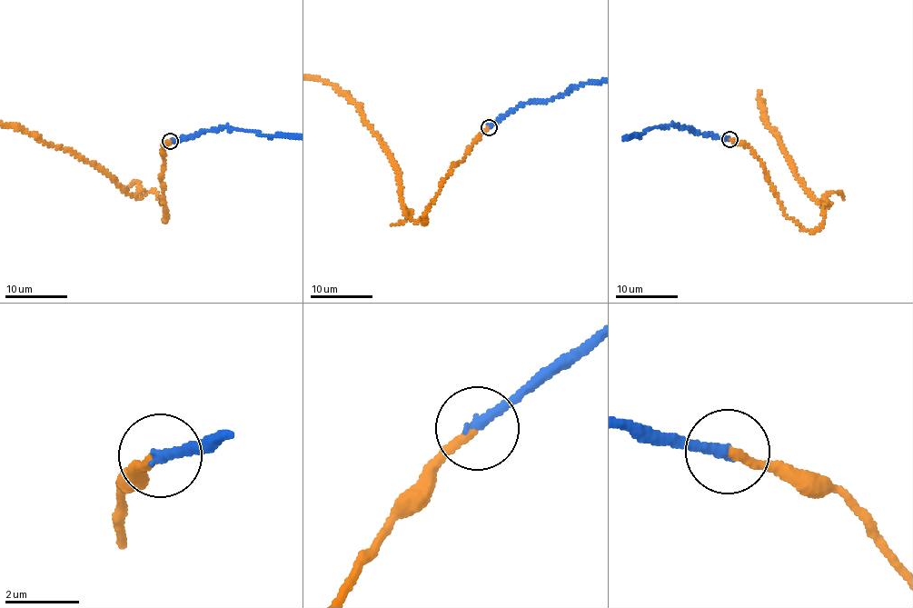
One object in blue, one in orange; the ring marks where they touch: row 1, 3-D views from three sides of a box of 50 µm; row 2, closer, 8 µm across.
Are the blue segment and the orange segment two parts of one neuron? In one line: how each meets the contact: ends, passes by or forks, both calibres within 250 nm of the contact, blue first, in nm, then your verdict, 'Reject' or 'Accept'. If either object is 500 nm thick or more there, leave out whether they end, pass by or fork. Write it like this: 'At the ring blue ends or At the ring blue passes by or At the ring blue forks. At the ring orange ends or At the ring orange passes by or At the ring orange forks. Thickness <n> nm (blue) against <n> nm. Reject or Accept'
At the ring blue ends. At the ring orange ends. Thickness 280 nm (blue) against 240 nm. Accept

